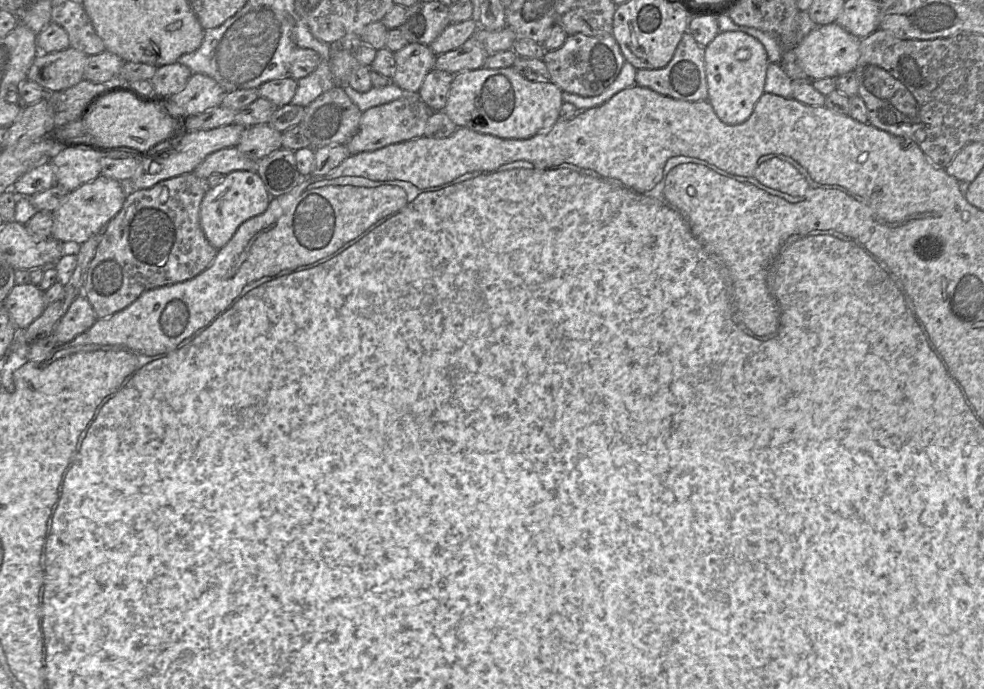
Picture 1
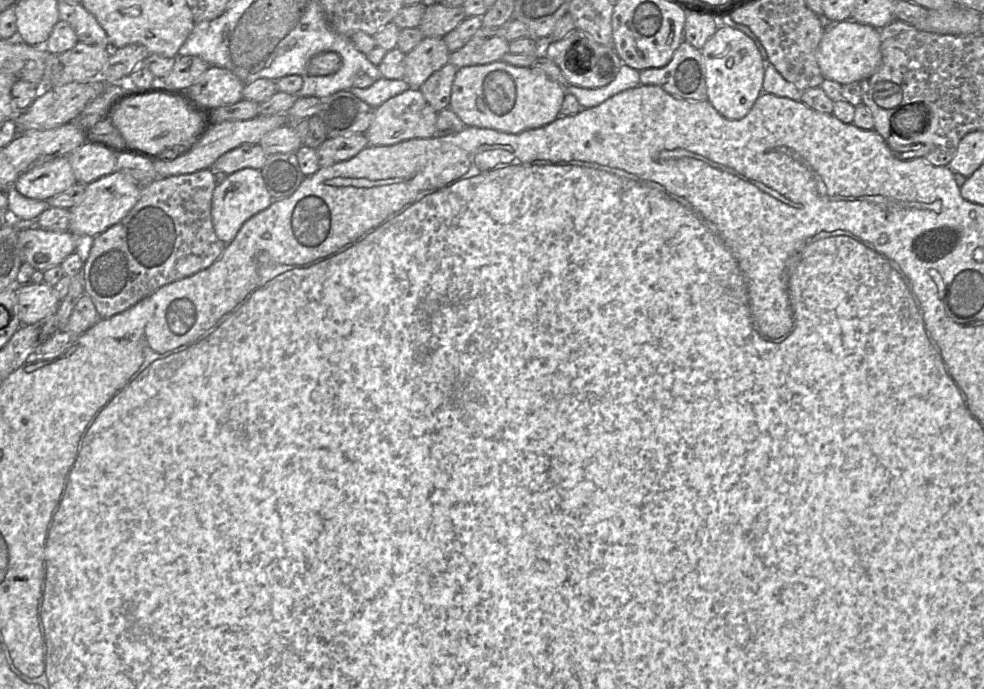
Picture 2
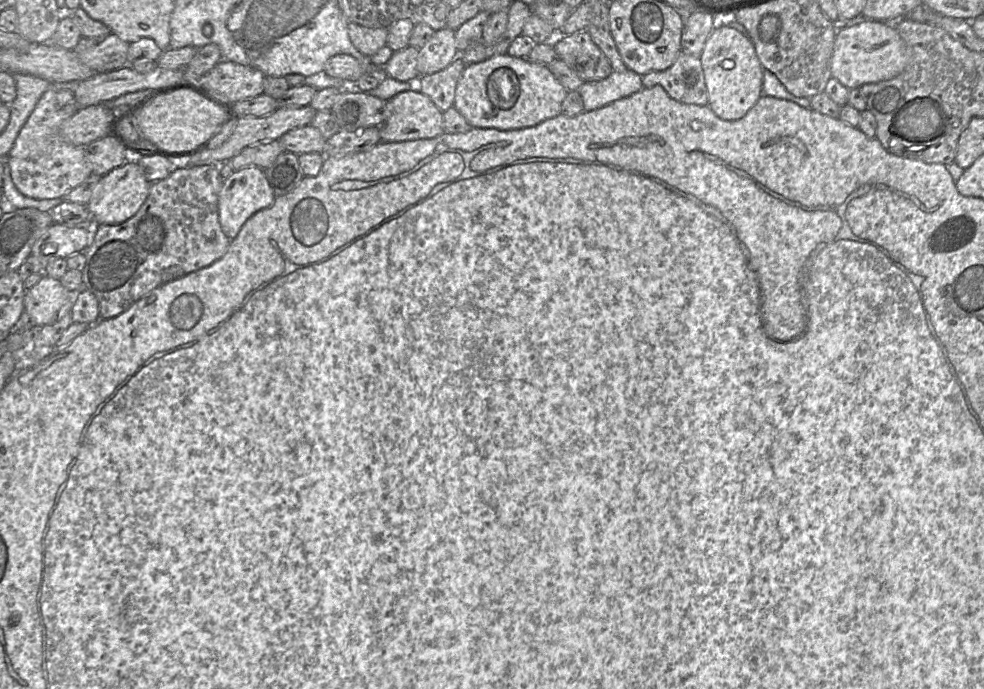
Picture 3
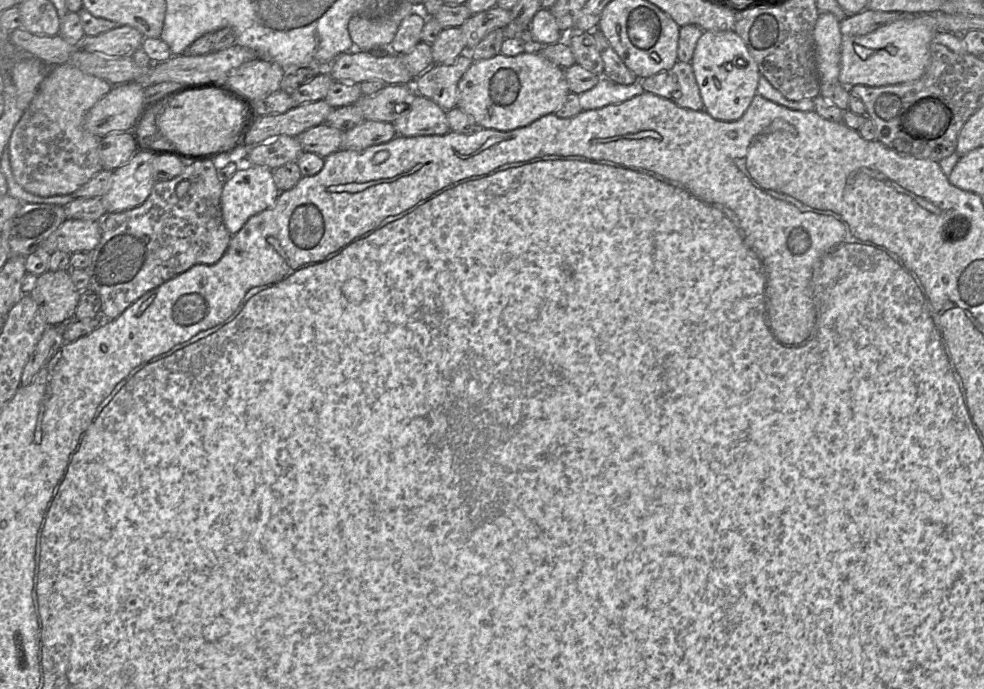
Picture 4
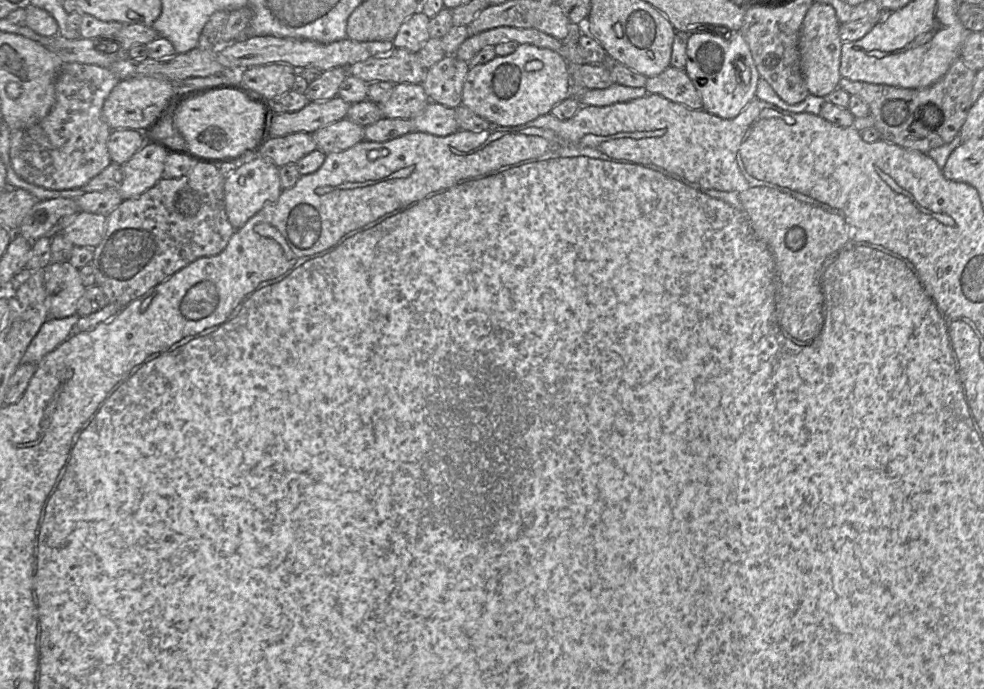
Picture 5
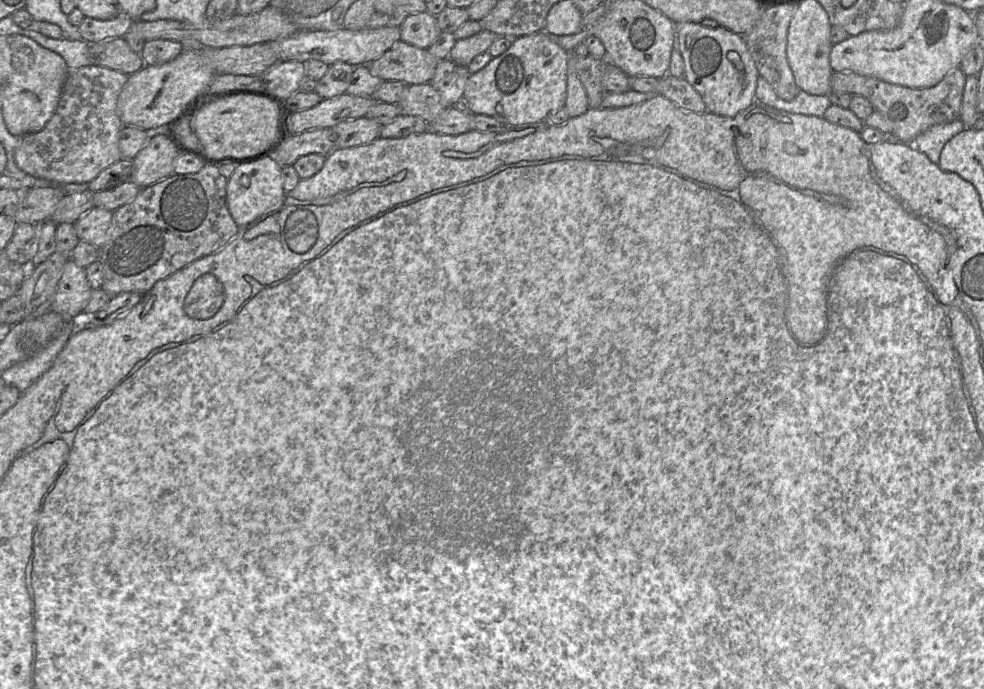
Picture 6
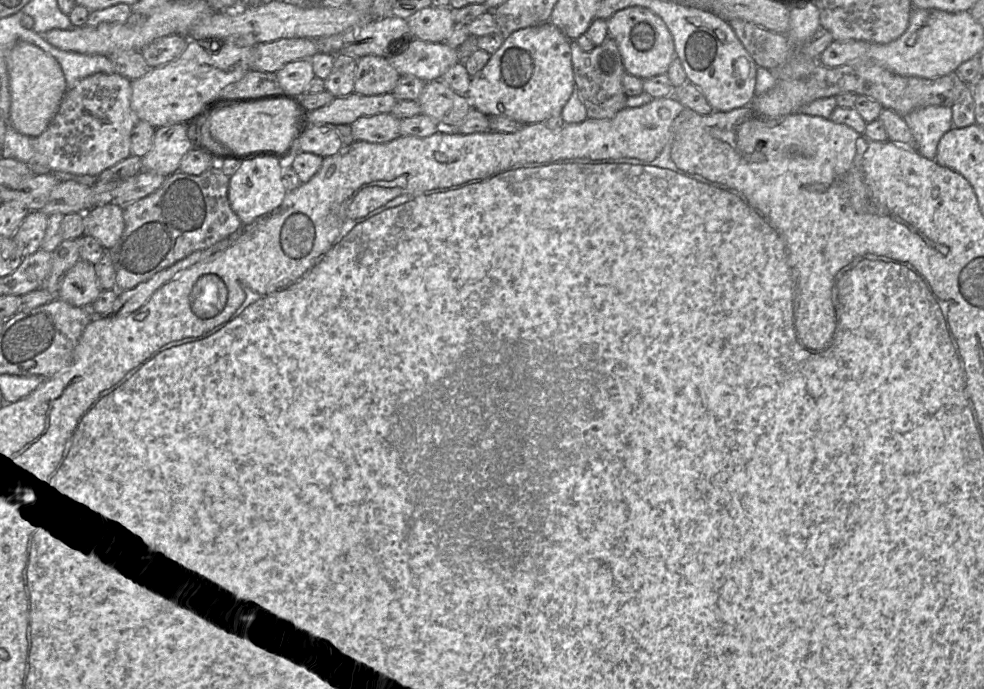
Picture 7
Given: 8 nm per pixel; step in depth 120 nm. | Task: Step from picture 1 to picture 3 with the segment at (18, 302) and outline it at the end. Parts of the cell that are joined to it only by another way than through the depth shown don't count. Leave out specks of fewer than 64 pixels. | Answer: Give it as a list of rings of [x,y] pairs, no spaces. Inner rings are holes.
[[[43,275],[39,282],[25,291],[24,313],[35,328],[51,324],[70,305],[72,295],[60,280]]]

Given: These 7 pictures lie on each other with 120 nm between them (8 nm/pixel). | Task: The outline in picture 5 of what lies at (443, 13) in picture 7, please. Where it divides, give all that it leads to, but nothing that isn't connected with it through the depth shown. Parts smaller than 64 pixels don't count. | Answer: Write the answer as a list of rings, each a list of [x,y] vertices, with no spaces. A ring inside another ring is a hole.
[[[417,11],[400,26],[393,40],[394,47],[404,48],[413,53],[419,52],[430,38],[429,21],[430,18],[426,14]]]

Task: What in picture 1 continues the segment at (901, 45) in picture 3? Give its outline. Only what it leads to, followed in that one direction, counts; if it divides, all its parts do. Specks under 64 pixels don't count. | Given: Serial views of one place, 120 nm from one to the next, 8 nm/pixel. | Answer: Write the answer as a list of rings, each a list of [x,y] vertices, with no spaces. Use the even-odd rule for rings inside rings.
[[[837,23],[819,25],[795,47],[797,63],[810,80],[837,78],[855,69],[860,56],[860,41]]]

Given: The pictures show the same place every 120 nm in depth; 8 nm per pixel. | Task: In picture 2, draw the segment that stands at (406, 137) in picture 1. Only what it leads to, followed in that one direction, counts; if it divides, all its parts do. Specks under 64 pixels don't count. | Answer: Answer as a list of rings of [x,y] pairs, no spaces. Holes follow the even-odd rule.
[[[410,88],[375,108],[372,122],[365,132],[370,146],[394,145],[402,141],[431,138],[436,135],[438,112],[427,102],[418,88]]]

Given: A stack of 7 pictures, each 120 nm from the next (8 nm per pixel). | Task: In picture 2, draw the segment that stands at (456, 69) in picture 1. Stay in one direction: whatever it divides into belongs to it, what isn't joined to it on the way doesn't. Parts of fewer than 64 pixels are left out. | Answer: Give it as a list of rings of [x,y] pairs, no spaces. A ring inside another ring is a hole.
[[[482,26],[462,48],[450,53],[449,63],[459,69],[500,61],[509,52],[509,44],[505,27]]]

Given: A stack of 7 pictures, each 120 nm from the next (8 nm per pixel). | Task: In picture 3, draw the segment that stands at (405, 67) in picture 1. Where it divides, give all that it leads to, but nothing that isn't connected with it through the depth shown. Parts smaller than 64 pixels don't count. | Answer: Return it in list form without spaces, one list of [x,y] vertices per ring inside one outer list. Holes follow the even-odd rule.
[[[444,27],[435,31],[432,38],[419,49],[417,58],[419,76],[426,76],[443,70],[458,55],[455,30]]]

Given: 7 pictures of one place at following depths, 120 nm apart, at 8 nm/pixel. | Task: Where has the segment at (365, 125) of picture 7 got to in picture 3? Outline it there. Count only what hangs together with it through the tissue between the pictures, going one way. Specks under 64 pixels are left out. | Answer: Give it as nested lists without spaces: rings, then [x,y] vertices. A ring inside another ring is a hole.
[[[307,125],[285,133],[278,141],[284,151],[299,155],[311,152],[322,154],[327,140],[317,128]]]

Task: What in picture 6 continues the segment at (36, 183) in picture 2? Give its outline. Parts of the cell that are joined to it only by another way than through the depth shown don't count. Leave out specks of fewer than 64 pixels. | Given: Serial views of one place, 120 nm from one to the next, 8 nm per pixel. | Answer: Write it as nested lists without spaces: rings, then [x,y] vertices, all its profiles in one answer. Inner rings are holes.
[[[98,65],[69,70],[69,76],[65,81],[58,107],[52,118],[40,132],[19,138],[14,154],[17,166],[31,176],[64,185],[89,183],[104,169],[121,160],[119,138],[124,124],[118,114],[118,97],[128,76]]]

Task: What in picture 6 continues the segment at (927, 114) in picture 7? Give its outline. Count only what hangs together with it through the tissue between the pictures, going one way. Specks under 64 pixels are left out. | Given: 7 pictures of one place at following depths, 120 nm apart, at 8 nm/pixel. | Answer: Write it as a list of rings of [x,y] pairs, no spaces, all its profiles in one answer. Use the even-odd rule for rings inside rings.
[[[960,119],[946,124],[937,124],[919,134],[913,141],[914,147],[923,152],[931,162],[938,165],[941,151],[951,138],[965,130]]]

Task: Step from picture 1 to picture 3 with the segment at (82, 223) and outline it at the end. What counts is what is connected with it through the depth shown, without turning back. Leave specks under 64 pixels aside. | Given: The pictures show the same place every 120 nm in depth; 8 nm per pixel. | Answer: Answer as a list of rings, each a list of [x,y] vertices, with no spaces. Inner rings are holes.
[[[135,158],[101,177],[87,204],[93,225],[121,224],[134,216],[148,198],[150,182]]]

